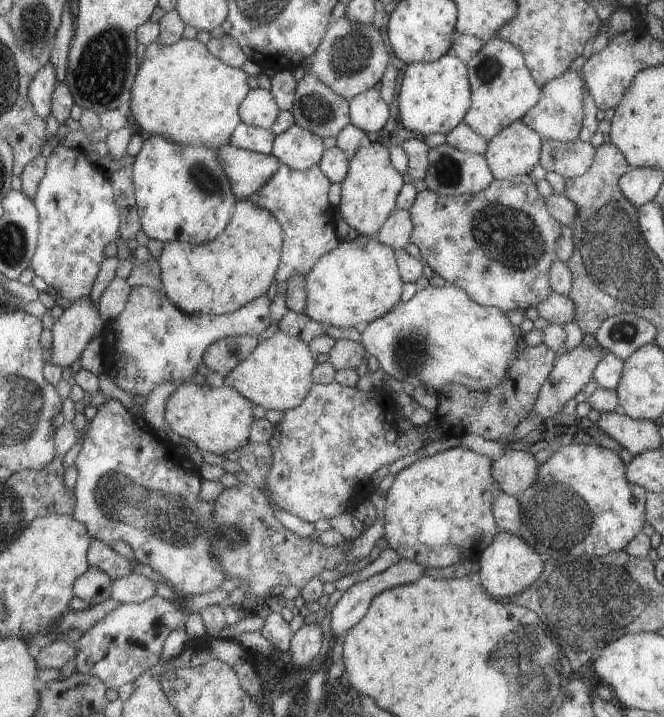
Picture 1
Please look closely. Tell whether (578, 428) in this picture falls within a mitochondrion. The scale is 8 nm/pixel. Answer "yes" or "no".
no

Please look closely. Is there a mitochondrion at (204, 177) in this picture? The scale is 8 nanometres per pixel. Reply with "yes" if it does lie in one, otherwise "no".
yes

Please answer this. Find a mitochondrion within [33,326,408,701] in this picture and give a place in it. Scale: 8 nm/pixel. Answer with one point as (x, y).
(169, 516)

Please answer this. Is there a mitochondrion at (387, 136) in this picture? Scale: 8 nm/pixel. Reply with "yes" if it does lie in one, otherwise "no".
no

